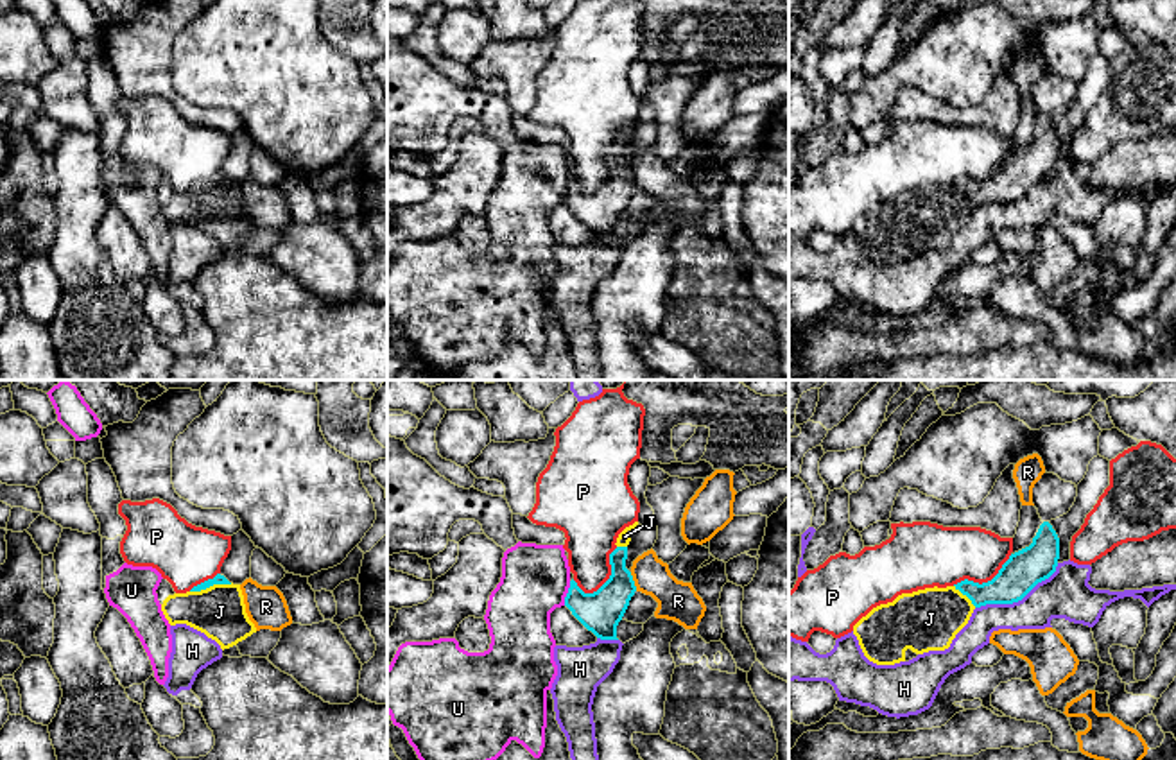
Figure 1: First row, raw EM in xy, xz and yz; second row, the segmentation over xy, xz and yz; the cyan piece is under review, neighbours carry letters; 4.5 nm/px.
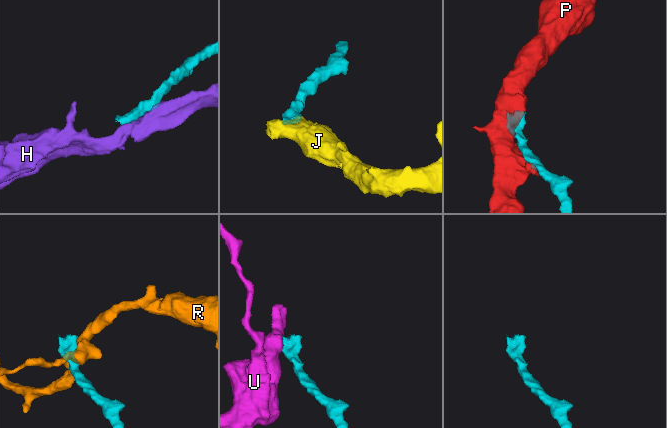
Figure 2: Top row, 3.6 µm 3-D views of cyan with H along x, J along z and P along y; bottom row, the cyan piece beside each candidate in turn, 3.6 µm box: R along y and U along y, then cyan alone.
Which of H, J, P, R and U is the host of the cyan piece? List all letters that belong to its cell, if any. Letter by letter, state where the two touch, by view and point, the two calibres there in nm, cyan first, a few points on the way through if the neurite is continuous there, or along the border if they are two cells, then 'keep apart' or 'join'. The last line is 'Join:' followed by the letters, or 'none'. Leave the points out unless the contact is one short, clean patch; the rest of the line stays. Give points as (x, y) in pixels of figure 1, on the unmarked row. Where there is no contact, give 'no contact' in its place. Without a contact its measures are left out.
H: meets cyan in yz at (1019, 198); 170 nm thick on the cyan side, 220 nm on the other; keep apart
J: meets cyan in xy at (210, 183); 50 nm thick on the cyan side, 240 nm on the other; runs through xy (219, 178), (210, 183), (219, 210); join
P: meets cyan in xz at (612, 172); 190 nm thick on the cyan side, 260 nm on the other; keep apart
R: meets cyan in xz at (633, 180); 190 nm thick on the cyan side, 180 nm on the other; keep apart
U: meets cyan in xz at (567, 192); 190 nm thick on the cyan side, 300 nm on the other; border along xz (570, 180), (563, 203); keep apart
Join: J

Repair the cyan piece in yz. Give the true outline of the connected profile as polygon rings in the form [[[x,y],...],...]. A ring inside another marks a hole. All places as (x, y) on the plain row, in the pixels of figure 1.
[[[1043,120],[1033,142],[1011,152],[991,179],[979,183],[964,177],[947,186],[902,192],[862,215],[853,233],[864,255],[877,263],[905,260],[907,247],[916,253],[945,249],[975,206],[1022,199],[1056,170],[1058,158],[1059,136]]]

